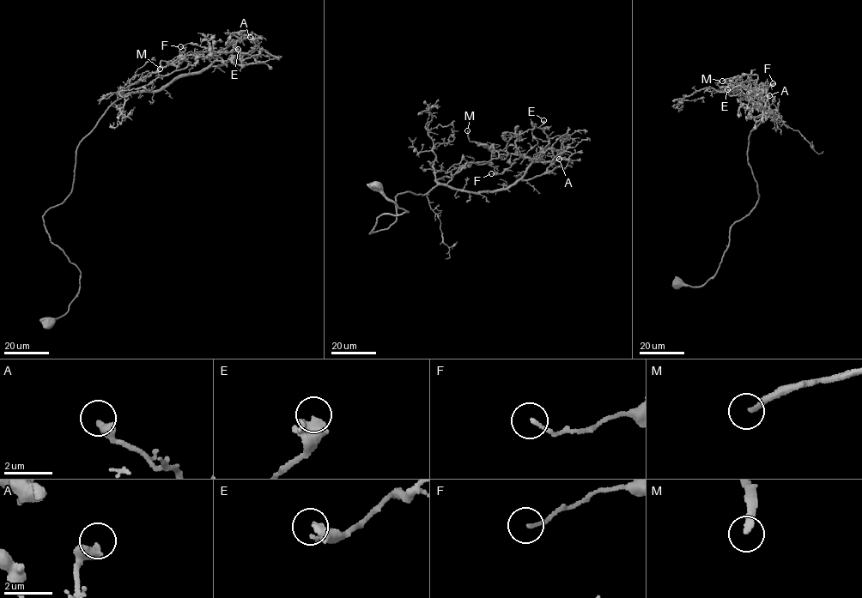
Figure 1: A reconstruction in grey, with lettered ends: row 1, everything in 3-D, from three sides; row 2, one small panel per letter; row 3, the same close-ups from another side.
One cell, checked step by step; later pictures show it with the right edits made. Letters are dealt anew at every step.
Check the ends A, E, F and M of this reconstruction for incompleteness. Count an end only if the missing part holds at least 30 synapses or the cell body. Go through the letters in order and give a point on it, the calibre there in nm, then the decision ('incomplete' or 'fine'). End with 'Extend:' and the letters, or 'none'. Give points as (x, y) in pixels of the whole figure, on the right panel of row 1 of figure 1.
A: at (769, 95); 440 nm thick; fine
E: at (727, 89); 340 nm thick; fine
F: at (773, 83); 130 nm thick; fine
M: at (722, 81); 240 nm thick; incomplete
Extend: M

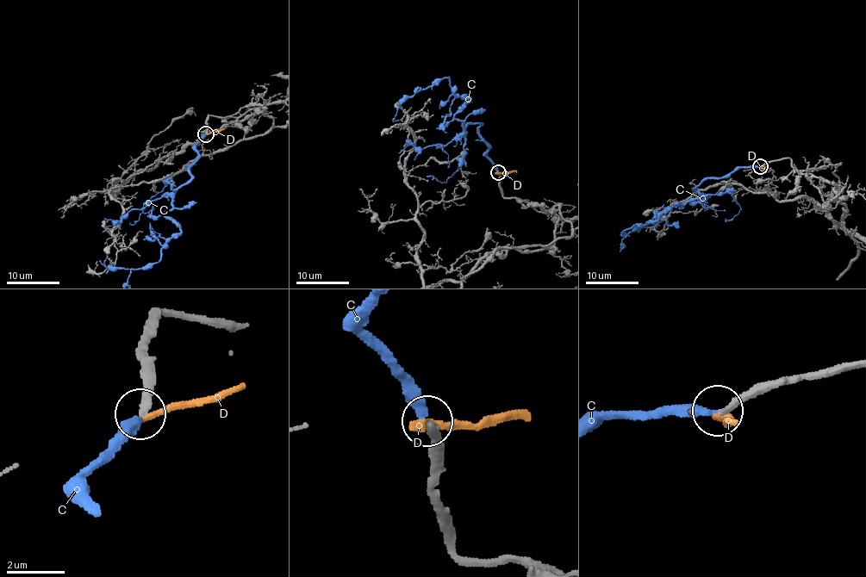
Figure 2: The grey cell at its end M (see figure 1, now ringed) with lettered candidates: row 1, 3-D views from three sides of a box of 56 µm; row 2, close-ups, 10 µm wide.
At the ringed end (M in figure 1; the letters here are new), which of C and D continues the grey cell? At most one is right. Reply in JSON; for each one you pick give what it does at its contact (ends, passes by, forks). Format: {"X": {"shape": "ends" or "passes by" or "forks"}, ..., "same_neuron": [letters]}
{"C": {"shape": "ends"}, "same_neuron": ["C"]}

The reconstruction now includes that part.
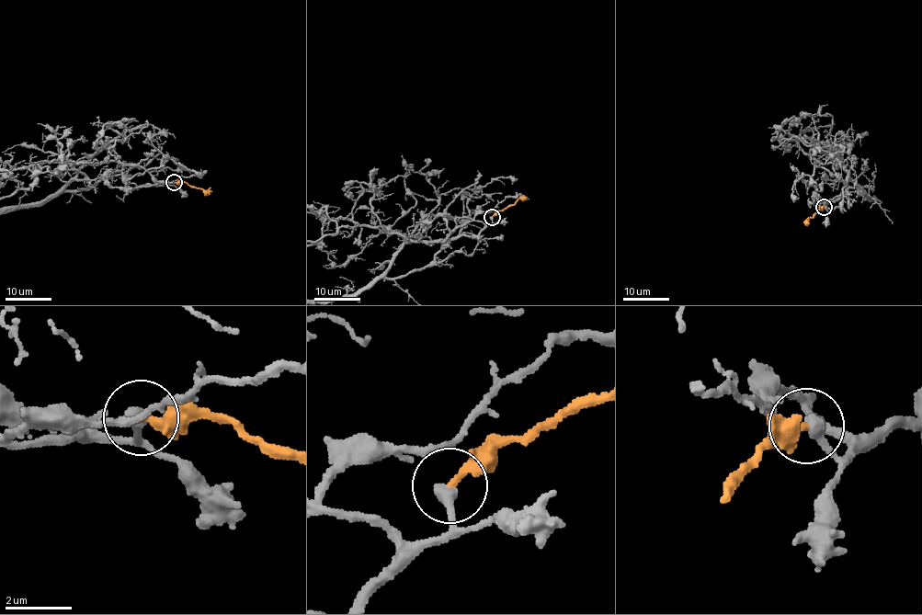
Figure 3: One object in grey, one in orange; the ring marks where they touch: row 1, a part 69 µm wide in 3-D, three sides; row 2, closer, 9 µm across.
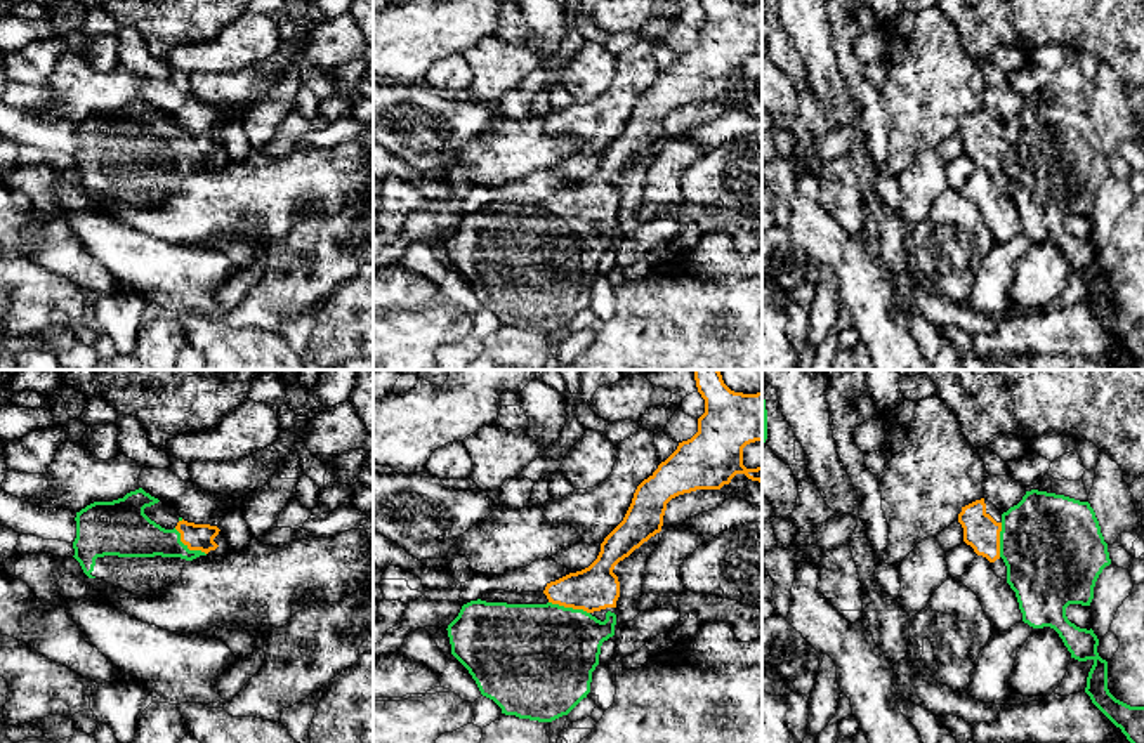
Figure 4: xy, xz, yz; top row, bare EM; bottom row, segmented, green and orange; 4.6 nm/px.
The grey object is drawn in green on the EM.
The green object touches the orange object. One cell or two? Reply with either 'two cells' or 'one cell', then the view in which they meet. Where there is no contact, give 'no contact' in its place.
one cell | xz

